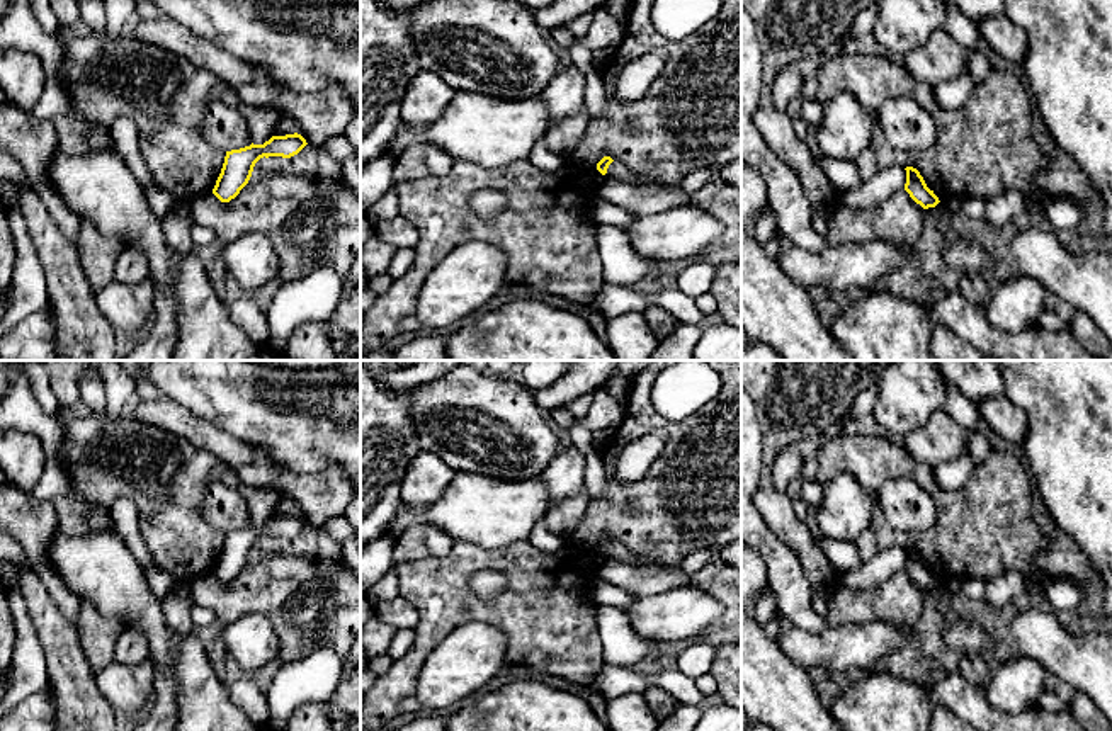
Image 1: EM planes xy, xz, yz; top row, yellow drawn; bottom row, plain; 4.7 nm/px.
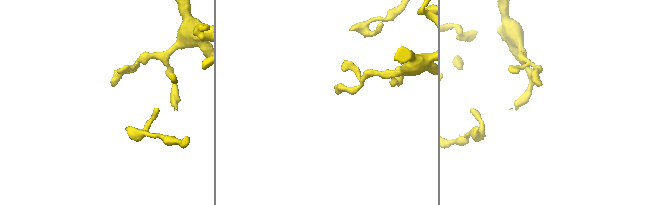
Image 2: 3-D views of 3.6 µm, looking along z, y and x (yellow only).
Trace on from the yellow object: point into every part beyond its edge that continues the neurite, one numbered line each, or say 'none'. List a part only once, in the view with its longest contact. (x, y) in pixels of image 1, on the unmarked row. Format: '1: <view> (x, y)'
none

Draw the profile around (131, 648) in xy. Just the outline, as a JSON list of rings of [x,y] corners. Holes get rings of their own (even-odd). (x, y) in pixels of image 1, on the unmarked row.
[[[126,627],[116,643],[114,660],[119,663],[136,665],[148,661],[148,656],[148,643],[141,632]]]

